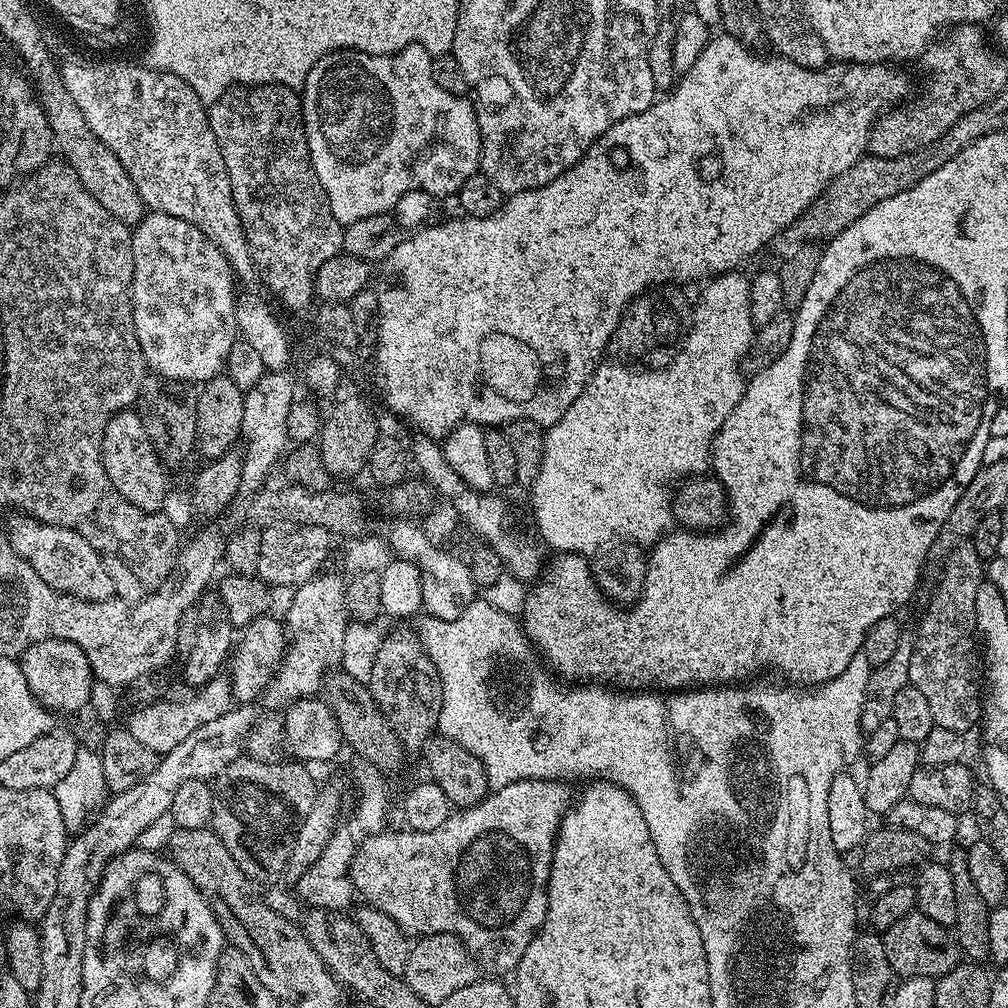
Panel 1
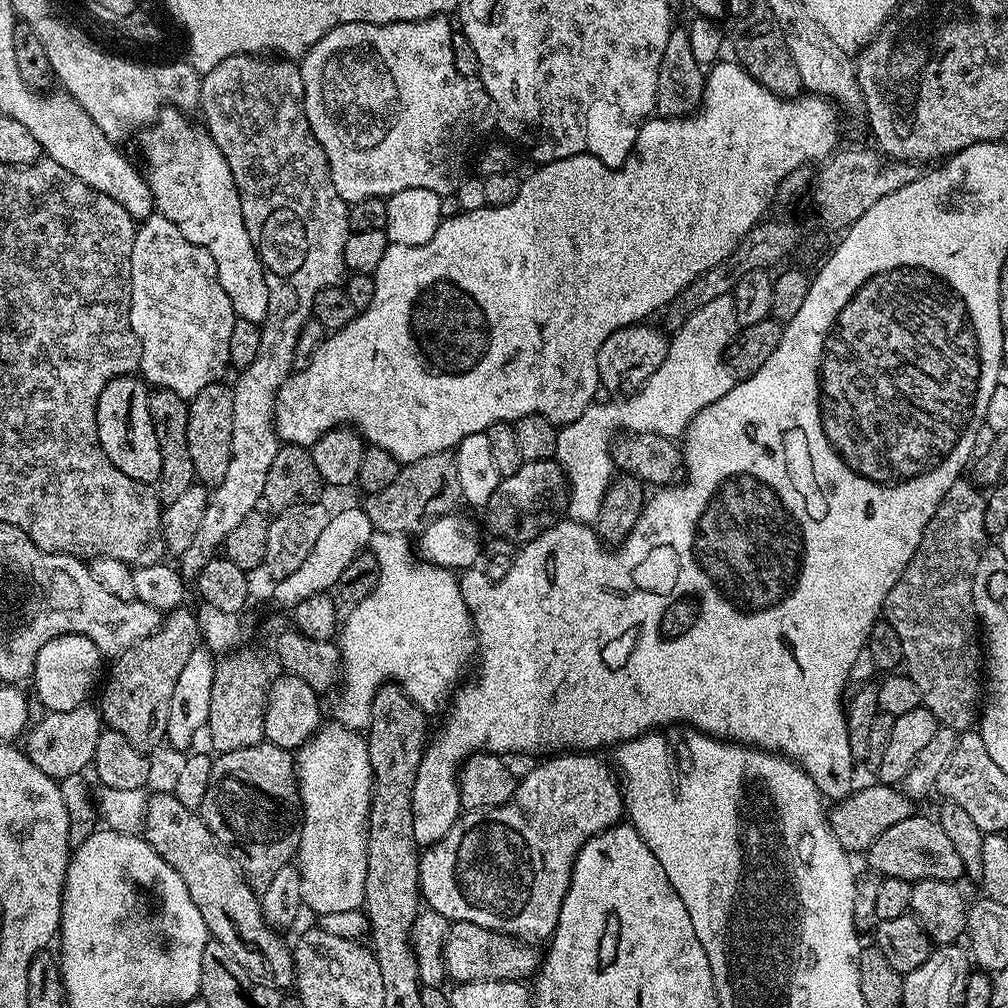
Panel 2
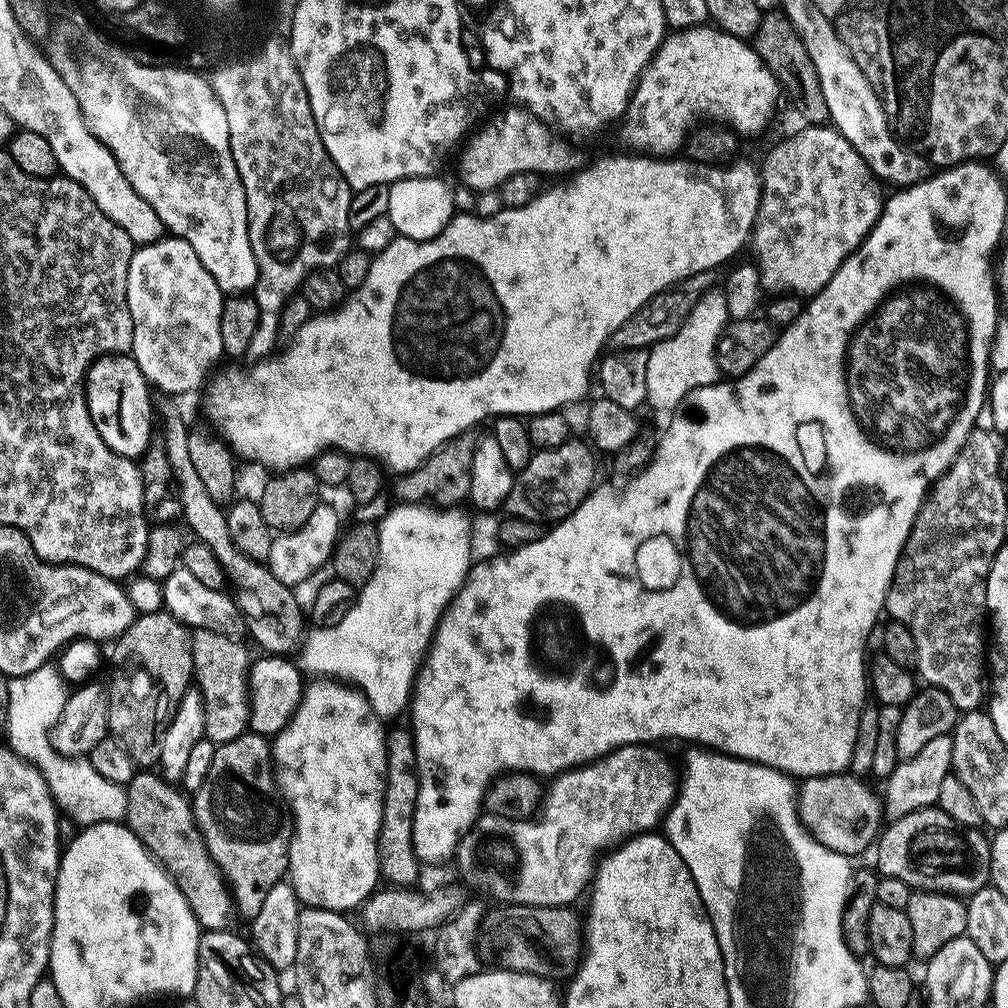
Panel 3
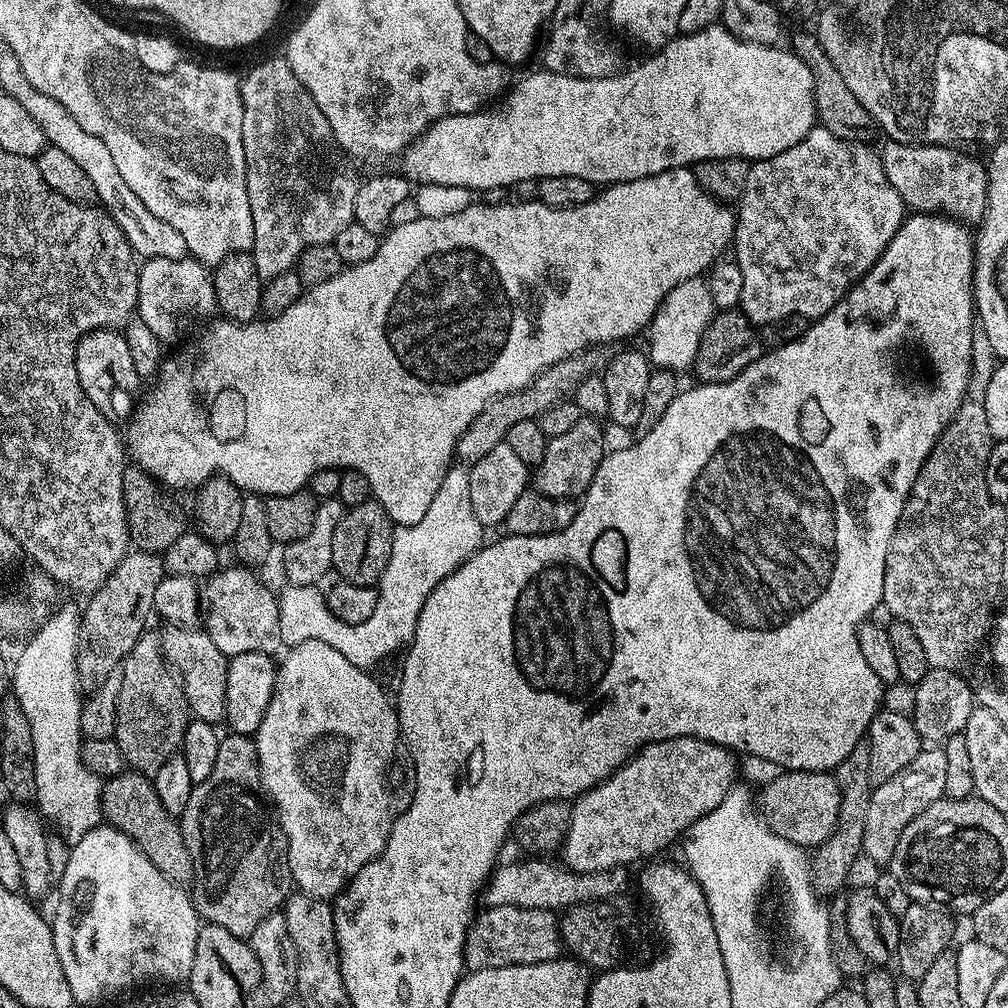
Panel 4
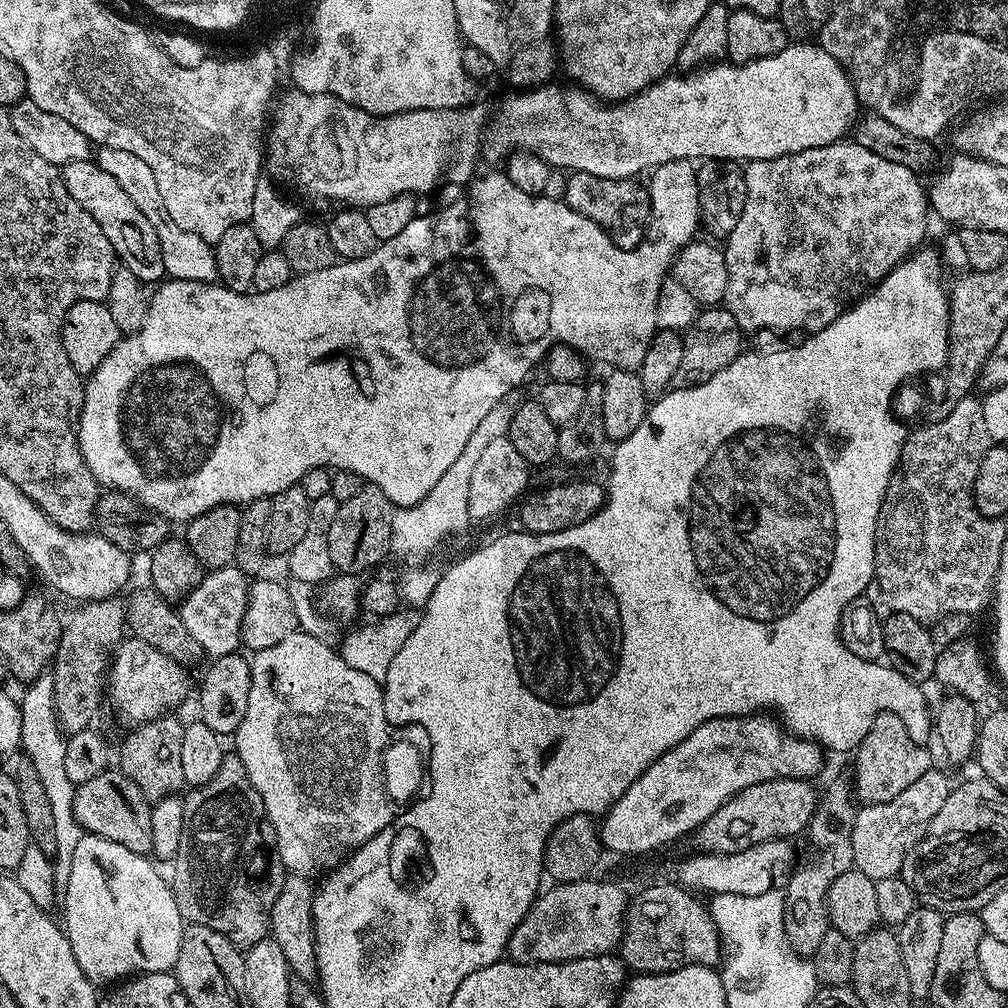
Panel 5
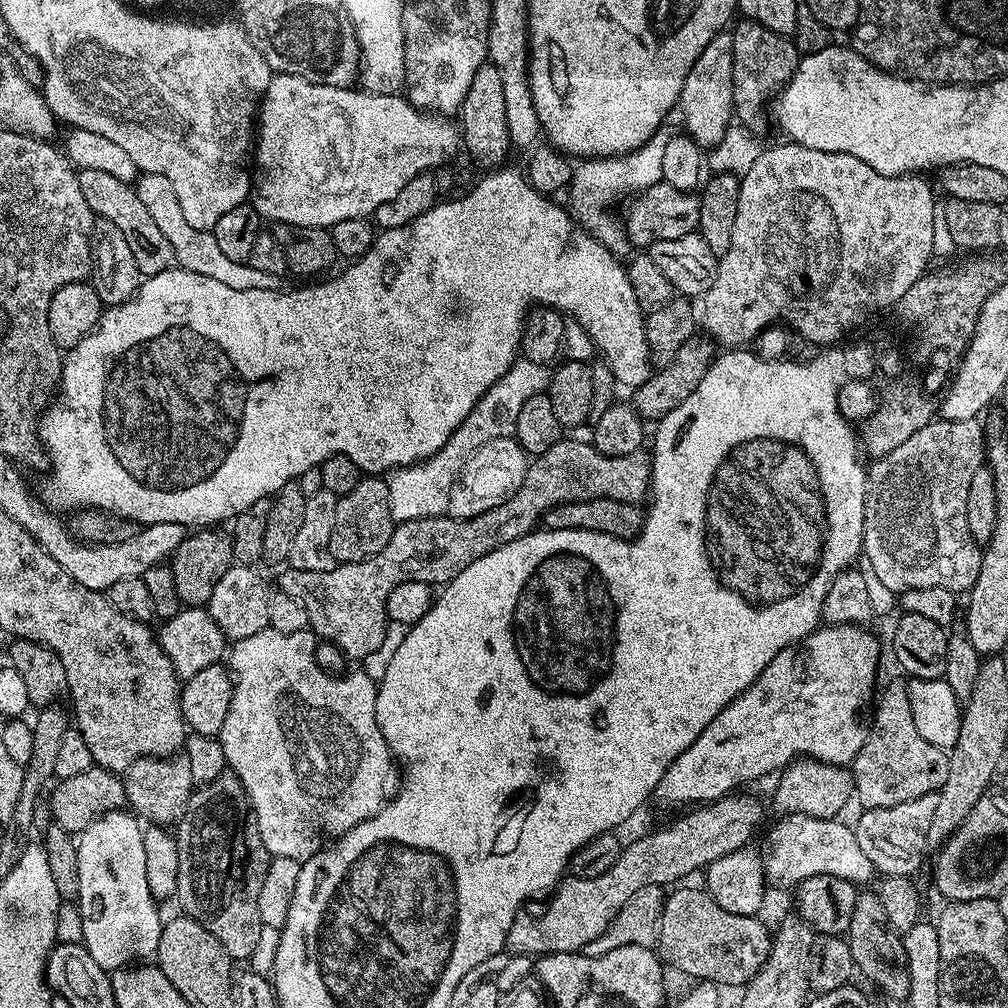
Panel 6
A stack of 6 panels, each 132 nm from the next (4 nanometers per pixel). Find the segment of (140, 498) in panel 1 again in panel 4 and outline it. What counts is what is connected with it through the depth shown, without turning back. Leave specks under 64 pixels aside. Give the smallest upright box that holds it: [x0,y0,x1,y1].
[76,328,142,422]

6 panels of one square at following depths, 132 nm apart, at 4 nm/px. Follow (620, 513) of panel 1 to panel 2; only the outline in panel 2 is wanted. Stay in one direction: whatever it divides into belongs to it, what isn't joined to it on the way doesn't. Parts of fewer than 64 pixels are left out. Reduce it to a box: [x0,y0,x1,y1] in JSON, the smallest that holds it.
[555,295,738,522]

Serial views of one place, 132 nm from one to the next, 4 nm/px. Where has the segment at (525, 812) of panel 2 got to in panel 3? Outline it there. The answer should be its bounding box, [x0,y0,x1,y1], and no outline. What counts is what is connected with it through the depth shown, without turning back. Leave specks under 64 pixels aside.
[454,743,678,908]

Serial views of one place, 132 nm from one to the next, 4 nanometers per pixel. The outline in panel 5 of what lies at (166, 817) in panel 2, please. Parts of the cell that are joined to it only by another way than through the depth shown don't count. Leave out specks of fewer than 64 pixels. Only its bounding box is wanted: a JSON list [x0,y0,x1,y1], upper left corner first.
[73,770,152,856]

